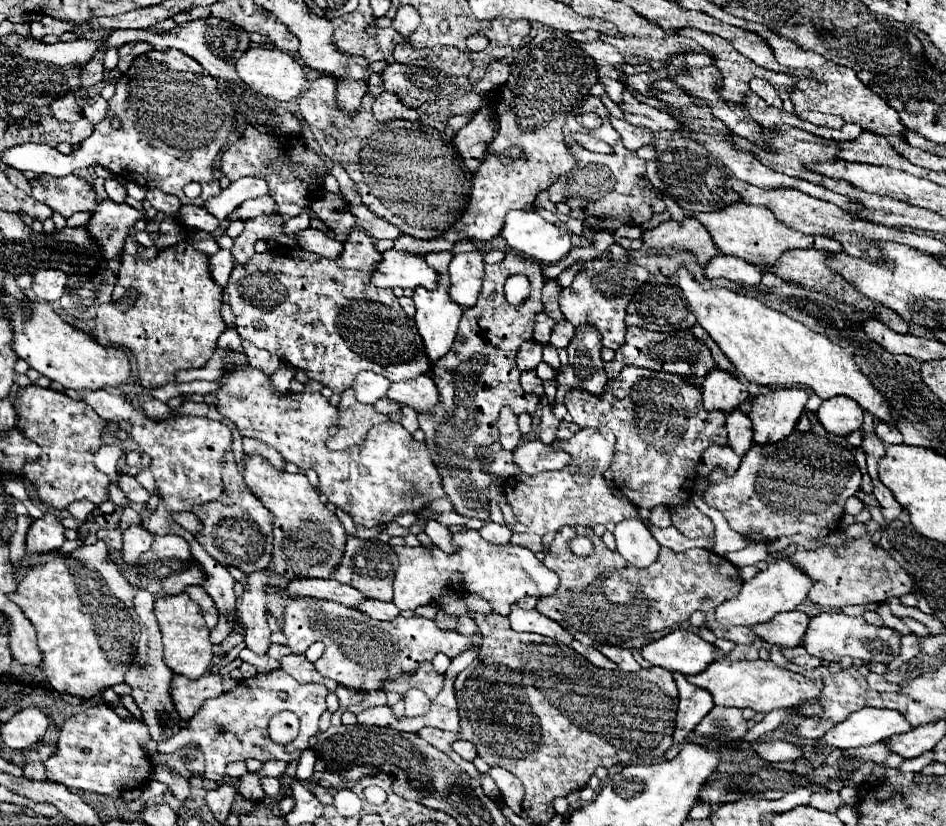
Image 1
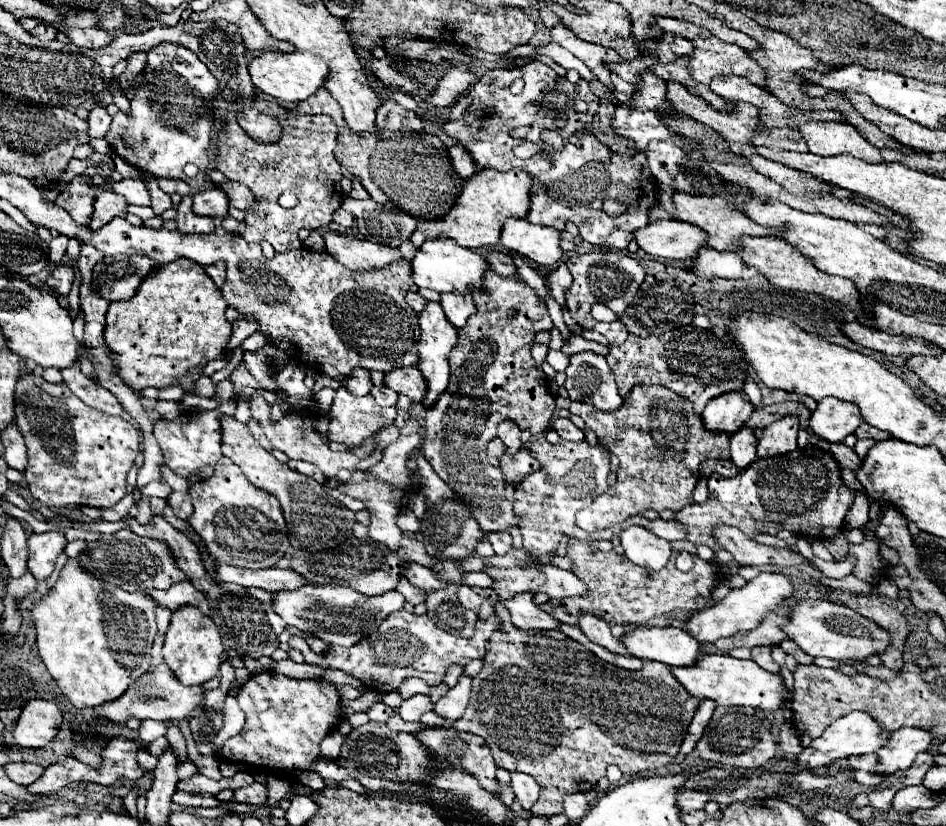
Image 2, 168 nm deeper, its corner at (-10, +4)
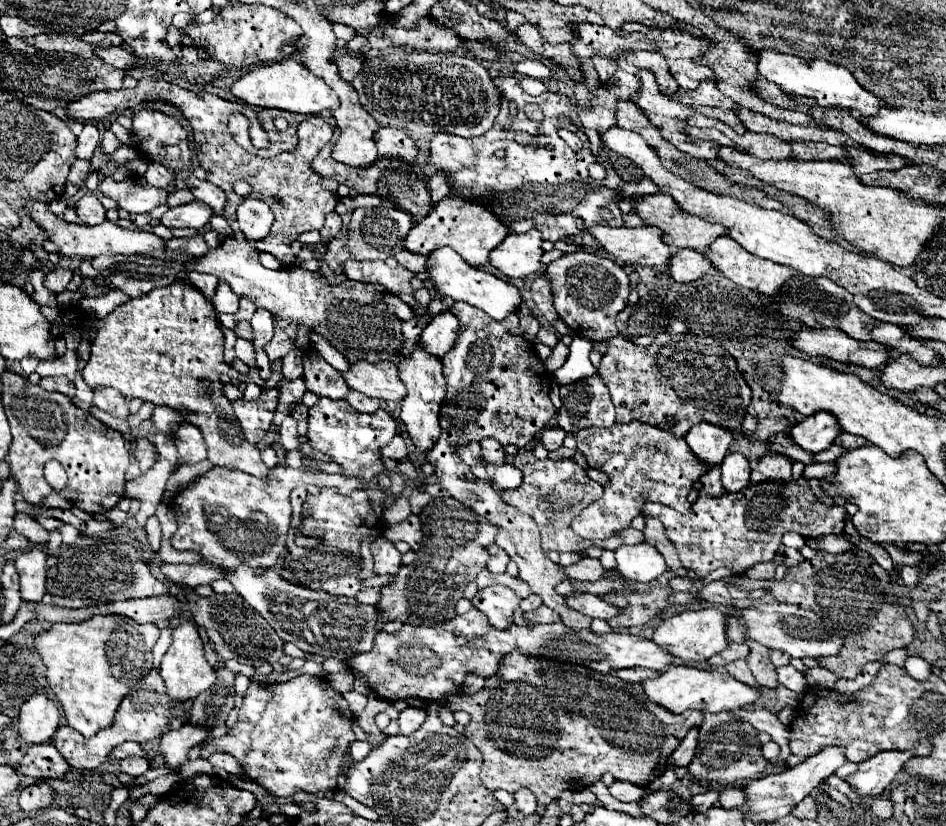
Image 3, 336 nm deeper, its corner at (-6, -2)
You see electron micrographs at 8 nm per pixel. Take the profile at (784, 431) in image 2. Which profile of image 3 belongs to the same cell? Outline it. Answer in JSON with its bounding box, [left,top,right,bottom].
[752,454,792,484]

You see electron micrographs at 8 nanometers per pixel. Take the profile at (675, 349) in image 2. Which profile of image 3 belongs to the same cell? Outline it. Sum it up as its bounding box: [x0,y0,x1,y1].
[598,332,752,438]

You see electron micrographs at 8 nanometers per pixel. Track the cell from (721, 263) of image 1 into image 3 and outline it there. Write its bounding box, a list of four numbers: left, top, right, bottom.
[668,248,712,284]

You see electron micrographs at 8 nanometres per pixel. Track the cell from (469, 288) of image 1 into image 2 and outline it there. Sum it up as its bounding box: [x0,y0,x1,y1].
[442,292,476,328]

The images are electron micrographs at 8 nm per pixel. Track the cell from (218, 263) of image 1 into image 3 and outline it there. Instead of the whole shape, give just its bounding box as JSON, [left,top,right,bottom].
[188,272,218,300]

